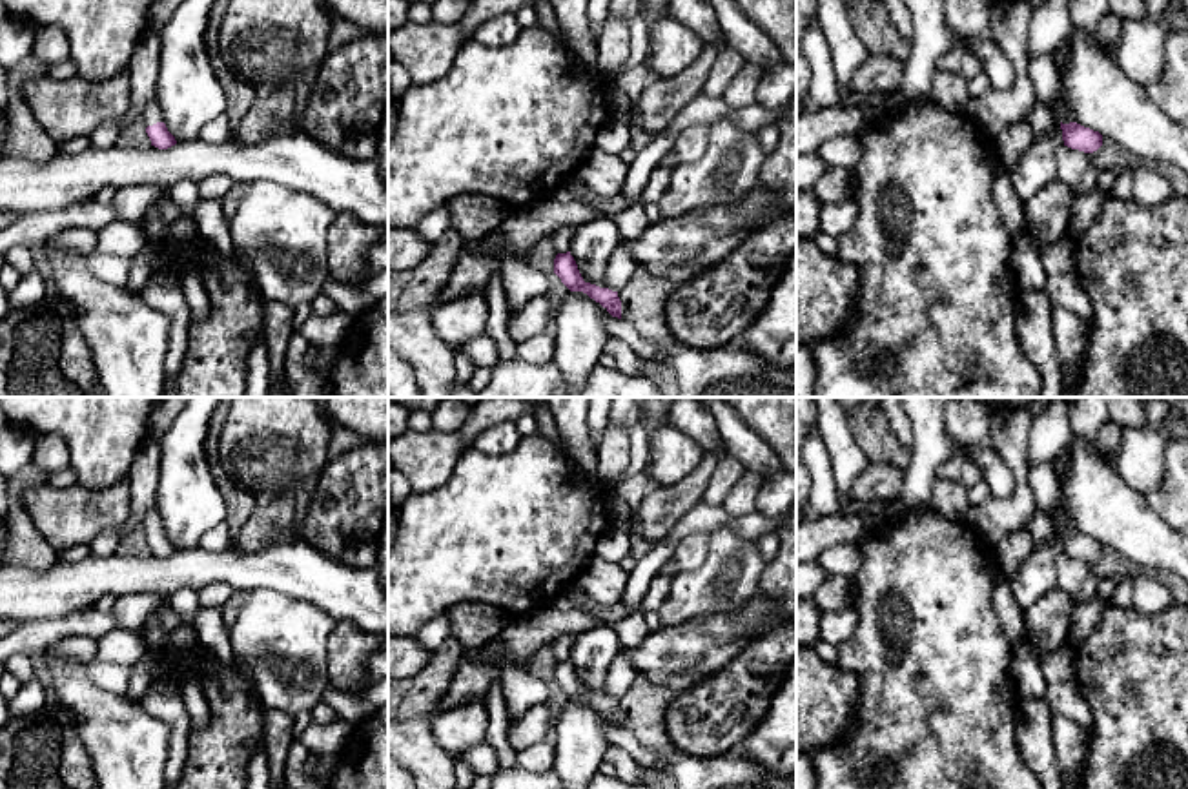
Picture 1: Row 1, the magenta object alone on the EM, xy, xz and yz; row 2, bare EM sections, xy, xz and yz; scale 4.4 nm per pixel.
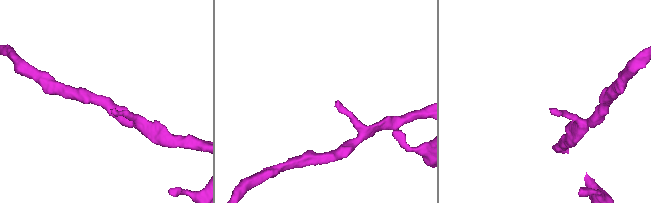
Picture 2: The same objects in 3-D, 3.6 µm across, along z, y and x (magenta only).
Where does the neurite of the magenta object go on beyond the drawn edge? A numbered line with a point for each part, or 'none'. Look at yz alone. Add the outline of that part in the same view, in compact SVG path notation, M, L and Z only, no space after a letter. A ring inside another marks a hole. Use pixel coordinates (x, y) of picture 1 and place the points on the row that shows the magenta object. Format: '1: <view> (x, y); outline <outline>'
1: yz (1043, 71); outline M1039 55L1028 60L1028 77L1035 89L1035 97L1039 102L1046 104L1057 122L1070 124L1073 122L1073 115L1070 108L1064 104L1064 97L1060 91L1060 77L1059 67L1055 64L1053 55Z

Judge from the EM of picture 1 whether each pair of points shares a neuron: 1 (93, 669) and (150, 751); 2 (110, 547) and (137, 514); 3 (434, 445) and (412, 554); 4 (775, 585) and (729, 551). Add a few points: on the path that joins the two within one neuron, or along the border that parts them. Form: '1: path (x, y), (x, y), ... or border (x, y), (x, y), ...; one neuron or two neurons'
1: border (81, 664), (81, 669), (99, 687), (122, 696); two neurons
2: path (115, 540), (133, 522); one neuron
3: border (456, 461), (456, 467), (440, 485), (412, 494); two neurons
4: border (768, 563), (760, 576), (760, 591); two neurons

